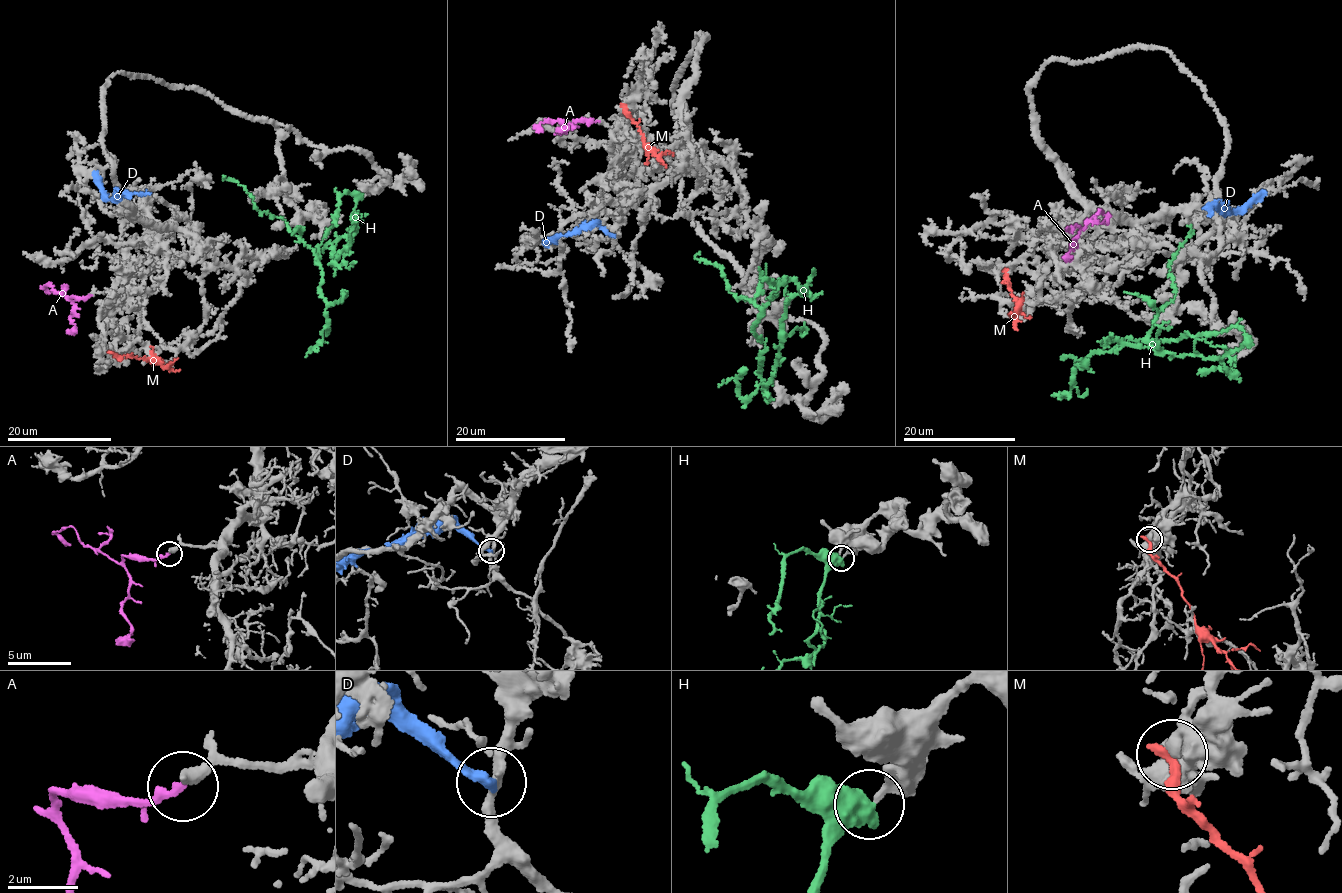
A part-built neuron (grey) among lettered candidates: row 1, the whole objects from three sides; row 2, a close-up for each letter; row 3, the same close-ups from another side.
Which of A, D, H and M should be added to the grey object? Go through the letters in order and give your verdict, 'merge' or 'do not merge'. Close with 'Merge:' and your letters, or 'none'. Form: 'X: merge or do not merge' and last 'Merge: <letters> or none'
A: merge
D: do not merge
H: do not merge
M: do not merge
Merge: A

